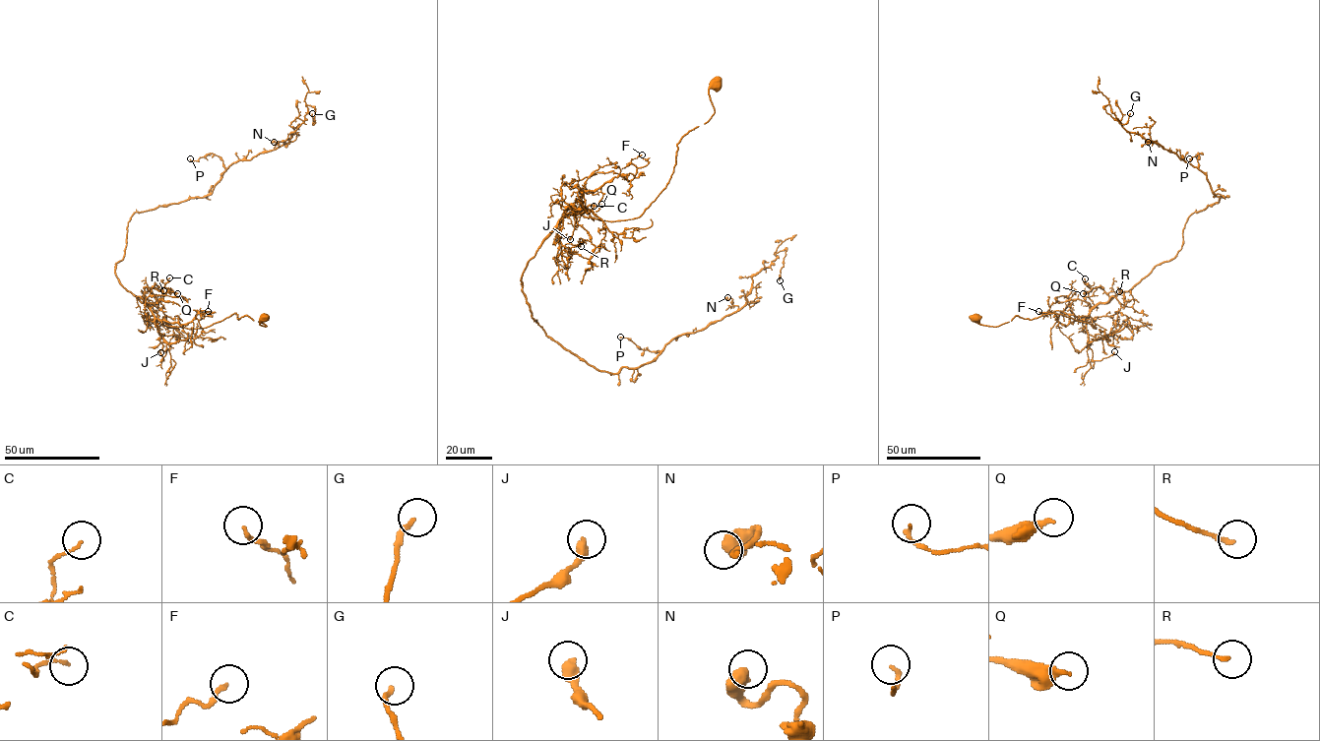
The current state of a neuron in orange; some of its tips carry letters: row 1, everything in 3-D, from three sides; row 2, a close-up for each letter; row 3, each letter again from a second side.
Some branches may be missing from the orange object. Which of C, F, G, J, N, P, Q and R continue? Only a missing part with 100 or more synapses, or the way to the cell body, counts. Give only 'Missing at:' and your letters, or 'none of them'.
Missing at: none of them

